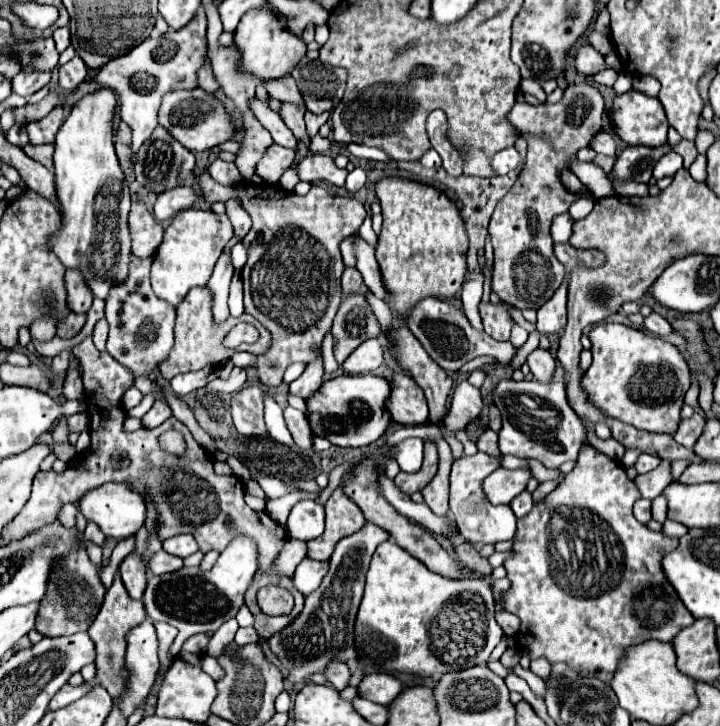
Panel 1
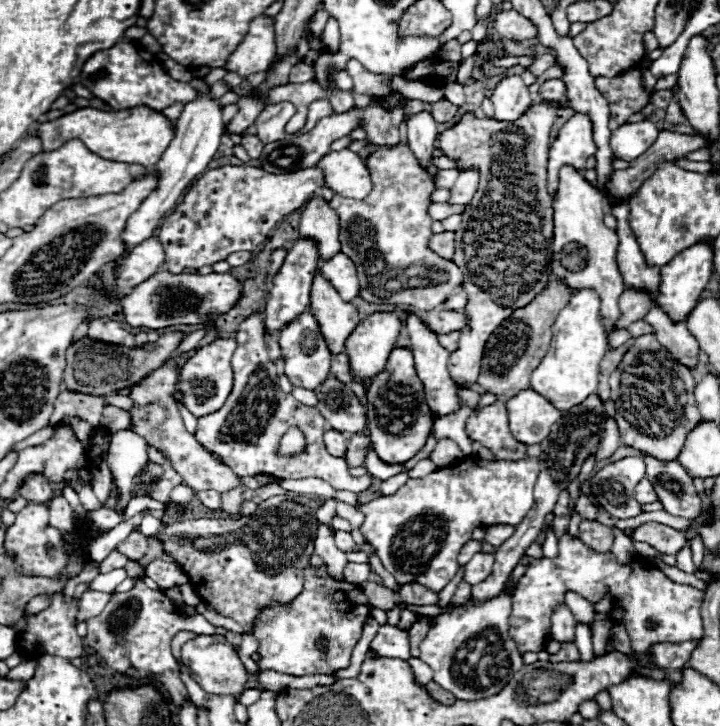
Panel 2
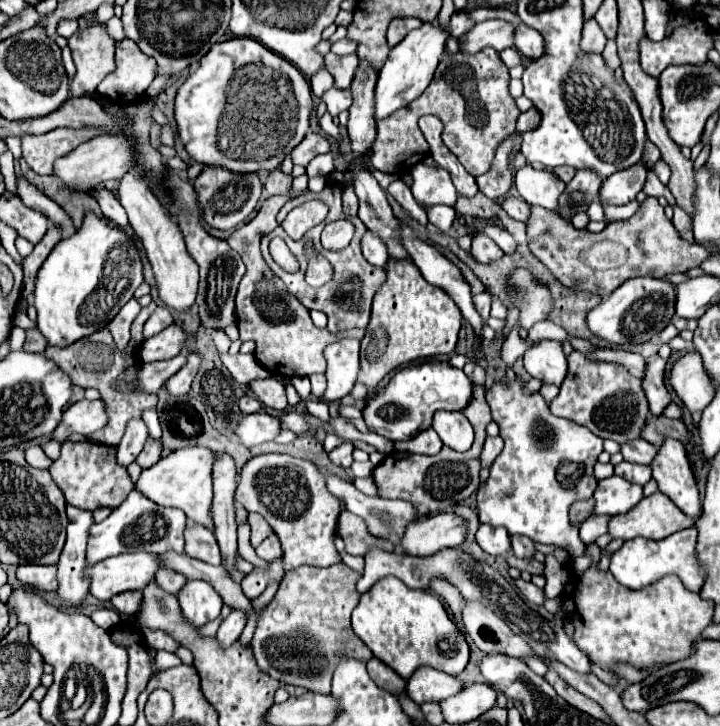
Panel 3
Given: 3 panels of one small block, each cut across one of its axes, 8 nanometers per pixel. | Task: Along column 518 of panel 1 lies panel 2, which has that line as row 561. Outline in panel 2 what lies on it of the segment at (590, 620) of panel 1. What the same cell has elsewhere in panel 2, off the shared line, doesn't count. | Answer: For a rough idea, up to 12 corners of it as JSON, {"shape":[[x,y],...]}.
{"shape":[[580,538],[522,556],[508,634],[520,654],[550,640],[576,592],[608,592],[632,650],[704,636],[704,594],[640,558],[618,564]]}

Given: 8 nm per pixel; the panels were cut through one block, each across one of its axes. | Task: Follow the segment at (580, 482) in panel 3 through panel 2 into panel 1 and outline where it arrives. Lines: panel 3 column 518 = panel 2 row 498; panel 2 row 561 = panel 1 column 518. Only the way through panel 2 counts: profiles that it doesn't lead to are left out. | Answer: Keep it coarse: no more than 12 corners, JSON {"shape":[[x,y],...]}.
{"shape":[[500,380],[502,454],[550,470],[588,444],[564,400],[550,382]]}

